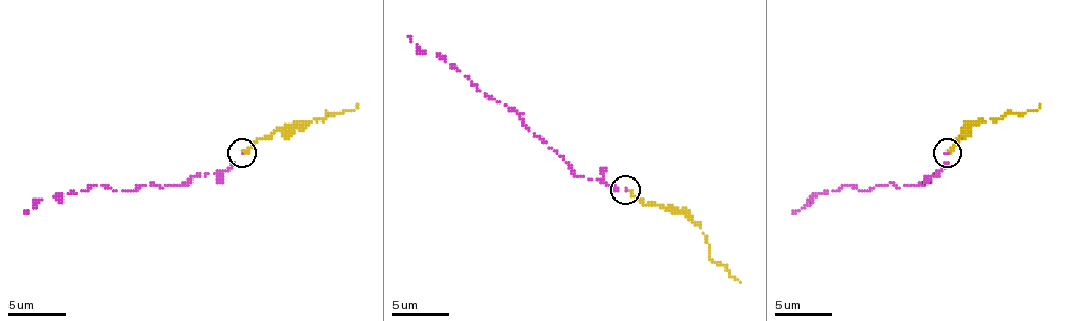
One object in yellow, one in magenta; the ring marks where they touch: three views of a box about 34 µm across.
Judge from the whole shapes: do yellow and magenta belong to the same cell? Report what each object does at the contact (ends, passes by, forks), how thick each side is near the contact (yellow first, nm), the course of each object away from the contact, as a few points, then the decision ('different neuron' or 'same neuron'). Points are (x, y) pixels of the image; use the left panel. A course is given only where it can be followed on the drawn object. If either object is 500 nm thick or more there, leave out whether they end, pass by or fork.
yellow ends there; magenta ends there; 240 nm thick on the yellow side, 130 nm on the other; yellow runs (242, 150), (262, 139), (323, 119), (326, 113), (354, 110), (357, 105); magenta runs (242, 153), (225, 170), (162, 188), (150, 182), (130, 190), (90, 185), (76, 193), (41, 199), (24, 213); different neuron

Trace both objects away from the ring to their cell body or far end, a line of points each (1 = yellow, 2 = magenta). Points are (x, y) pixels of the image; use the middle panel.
1: (626, 190), (646, 205), (683, 210), (707, 237), (709, 257), (740, 282)
2: (626, 190), (574, 173), (514, 110), (474, 85), (439, 56), (425, 53), (407, 36)

